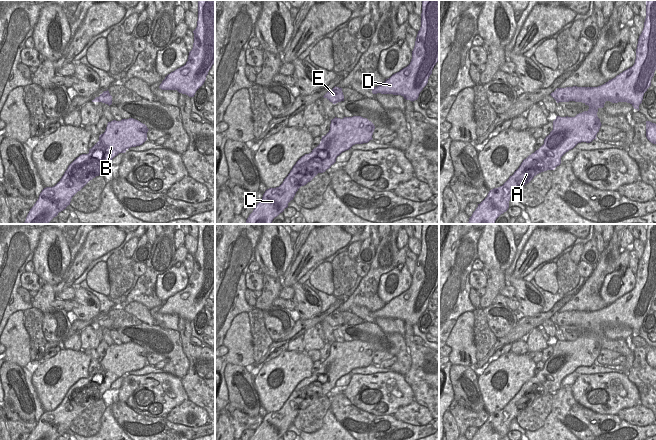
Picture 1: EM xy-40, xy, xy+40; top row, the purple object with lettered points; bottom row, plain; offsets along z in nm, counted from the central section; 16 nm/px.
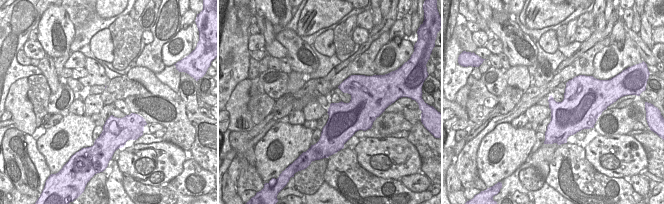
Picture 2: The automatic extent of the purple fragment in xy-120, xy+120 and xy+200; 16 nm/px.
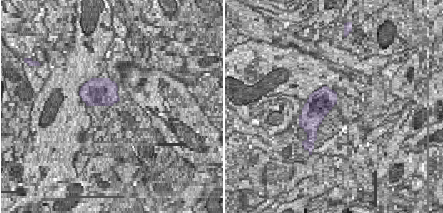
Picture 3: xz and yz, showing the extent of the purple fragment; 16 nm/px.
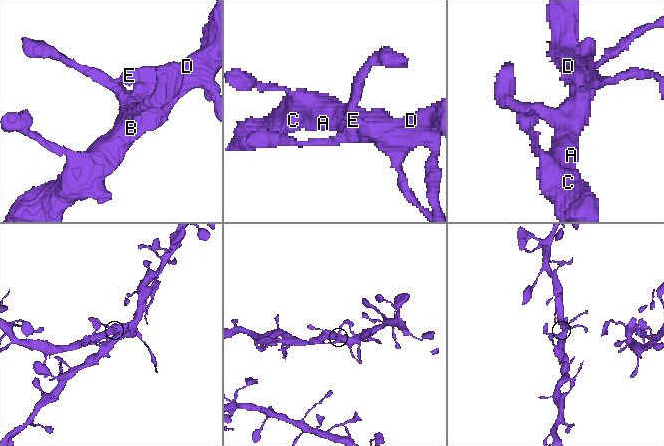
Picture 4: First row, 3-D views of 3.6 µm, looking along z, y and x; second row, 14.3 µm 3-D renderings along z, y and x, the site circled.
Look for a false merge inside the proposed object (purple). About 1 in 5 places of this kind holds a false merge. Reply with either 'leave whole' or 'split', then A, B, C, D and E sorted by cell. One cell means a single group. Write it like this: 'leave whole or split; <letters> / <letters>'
leave whole; A B C D E

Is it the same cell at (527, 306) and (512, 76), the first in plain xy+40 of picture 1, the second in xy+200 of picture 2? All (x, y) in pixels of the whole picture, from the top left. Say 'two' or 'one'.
two

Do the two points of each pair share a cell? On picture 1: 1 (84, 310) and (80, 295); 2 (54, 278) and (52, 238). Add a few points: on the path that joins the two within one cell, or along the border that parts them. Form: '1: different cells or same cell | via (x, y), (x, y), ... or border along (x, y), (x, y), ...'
1: same cell | via (84, 306), (83, 299)
2: same cell | via (48, 268), (47, 253), (49, 248)

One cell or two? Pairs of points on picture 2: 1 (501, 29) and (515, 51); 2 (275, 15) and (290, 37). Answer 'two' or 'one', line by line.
1: one
2: two

